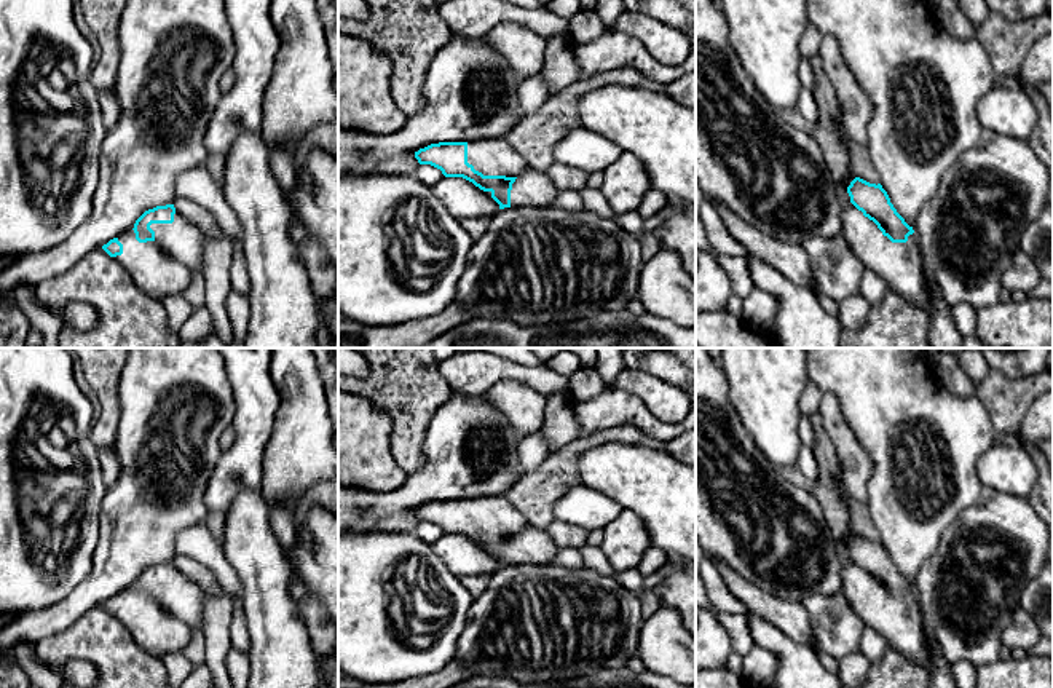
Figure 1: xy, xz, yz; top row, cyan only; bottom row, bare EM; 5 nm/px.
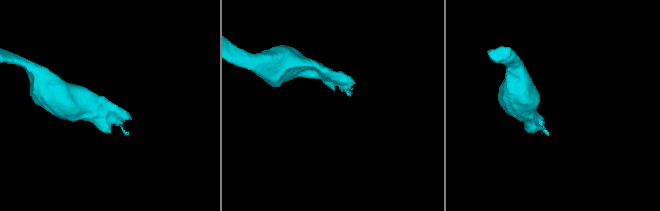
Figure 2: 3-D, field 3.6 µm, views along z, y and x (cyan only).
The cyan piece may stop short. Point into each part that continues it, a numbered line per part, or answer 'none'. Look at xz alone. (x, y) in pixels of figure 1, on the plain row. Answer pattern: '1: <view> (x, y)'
1: xz (532, 545)

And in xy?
1: xy (182, 597)

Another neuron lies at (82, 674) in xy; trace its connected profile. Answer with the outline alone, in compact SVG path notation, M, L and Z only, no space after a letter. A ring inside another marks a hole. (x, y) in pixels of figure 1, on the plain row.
M69 661L62 670L54 670L62 683L89 688L97 682L97 669L88 661Z

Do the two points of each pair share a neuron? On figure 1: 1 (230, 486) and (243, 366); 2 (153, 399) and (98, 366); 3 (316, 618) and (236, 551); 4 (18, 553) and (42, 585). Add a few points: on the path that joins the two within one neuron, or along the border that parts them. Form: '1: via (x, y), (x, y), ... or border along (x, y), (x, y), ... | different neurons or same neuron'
1: via (246, 455), (249, 449), (249, 396) | same neuron
2: border along (125, 364), (118, 383), (117, 417) | different neurons
3: border along (297, 601), (297, 616), (311, 639) | different neurons
4: via (24, 561), (34, 577) | same neuron

